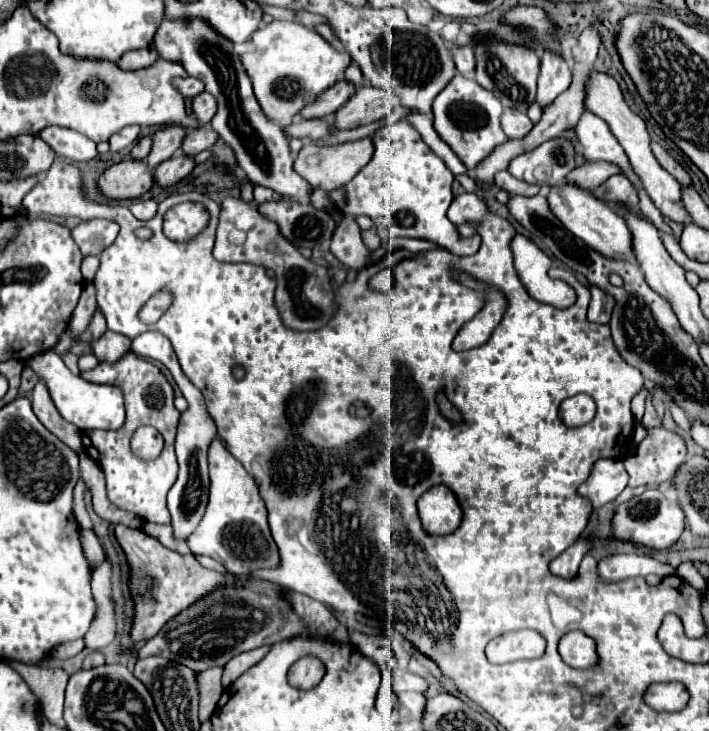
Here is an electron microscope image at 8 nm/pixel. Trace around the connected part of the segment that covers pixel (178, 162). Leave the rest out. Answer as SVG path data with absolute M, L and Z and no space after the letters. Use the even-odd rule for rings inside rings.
M178 152L154 170L156 172L154 180L160 186L172 186L172 184L180 182L182 178L186 178L194 170L194 166L196 166L196 162L194 162L192 156L188 156L184 152Z

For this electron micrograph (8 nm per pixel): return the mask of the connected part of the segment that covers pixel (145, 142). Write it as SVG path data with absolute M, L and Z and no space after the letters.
M144 136L144 138L132 148L132 158L144 160L144 158L150 154L150 148L152 148L152 136Z

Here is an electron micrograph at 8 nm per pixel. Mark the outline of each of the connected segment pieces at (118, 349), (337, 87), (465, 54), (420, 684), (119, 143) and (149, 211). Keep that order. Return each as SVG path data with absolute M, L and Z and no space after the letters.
M110 330L92 344L92 352L96 354L96 358L100 362L114 362L114 360L122 358L122 354L126 354L126 350L130 350L130 338L110 332Z
M340 80L336 82L332 88L328 88L314 104L308 104L300 114L302 118L314 118L314 116L330 116L334 114L338 108L342 108L356 92L356 86L350 84L348 80Z
M462 48L458 52L454 52L454 64L458 74L472 78L474 70L476 70L476 60L474 60L474 52L470 52L470 48Z
M394 670L392 672L392 688L394 688L394 692L402 692L402 690L424 692L426 682L416 674L408 674L406 670Z
M126 126L126 128L122 128L120 132L116 132L116 134L110 138L110 150L112 150L112 152L120 152L120 150L124 150L126 146L134 144L134 142L138 140L138 132L140 132L138 126Z
M134 200L130 204L130 210L132 210L132 214L138 220L150 220L150 218L154 218L156 208L158 208L158 204L154 200Z

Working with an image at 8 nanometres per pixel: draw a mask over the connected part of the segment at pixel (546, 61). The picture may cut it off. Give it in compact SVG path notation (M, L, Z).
M544 52L542 68L538 78L538 104L548 108L562 92L566 92L572 84L572 70L560 56L552 52Z

